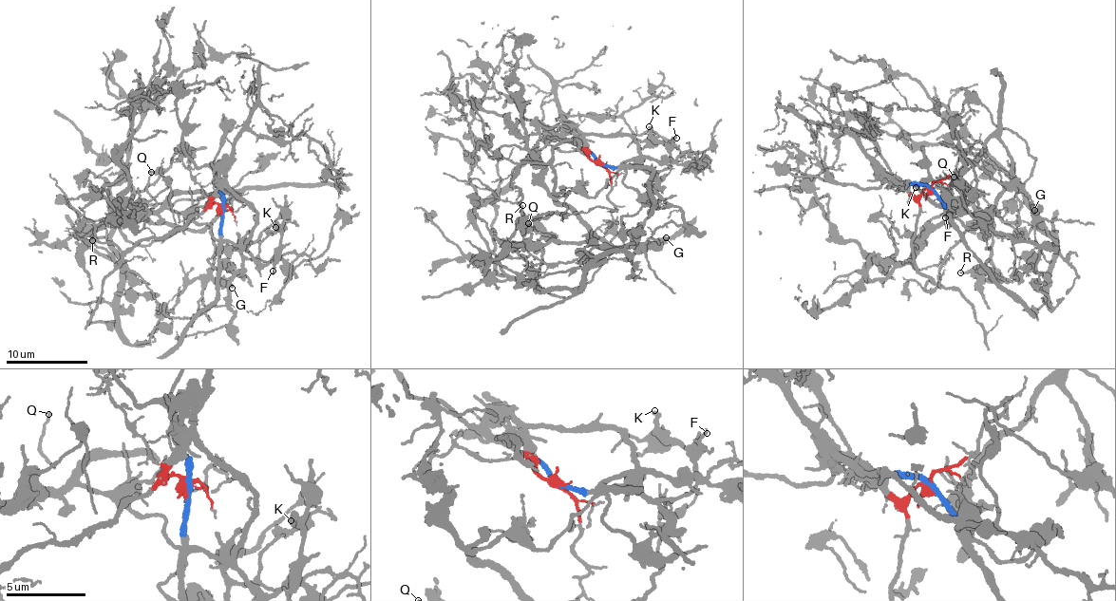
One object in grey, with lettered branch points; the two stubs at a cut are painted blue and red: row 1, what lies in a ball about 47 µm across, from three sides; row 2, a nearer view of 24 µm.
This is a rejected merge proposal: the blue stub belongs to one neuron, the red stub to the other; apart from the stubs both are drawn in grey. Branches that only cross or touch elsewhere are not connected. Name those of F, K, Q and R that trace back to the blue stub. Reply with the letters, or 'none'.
F, K

